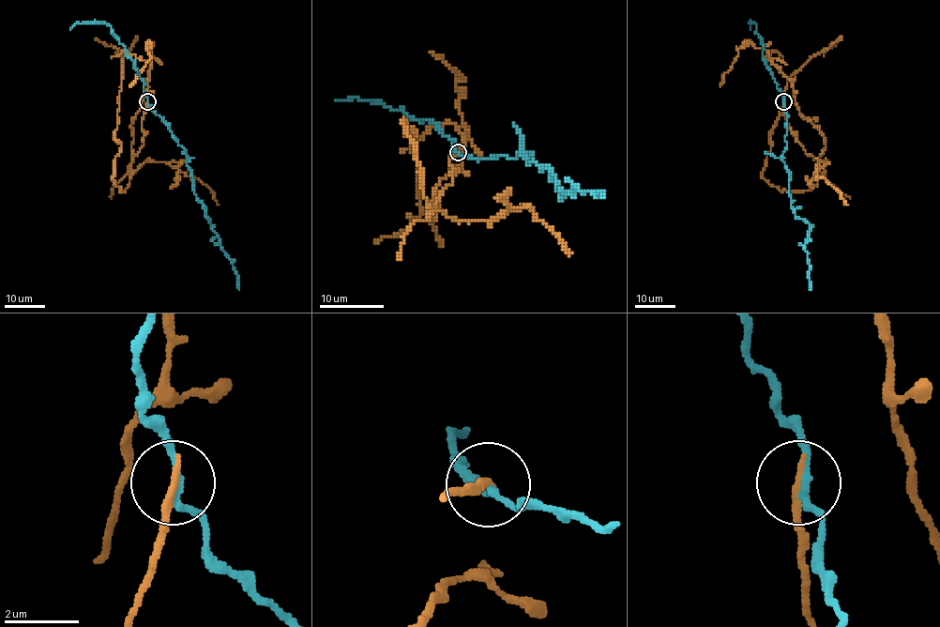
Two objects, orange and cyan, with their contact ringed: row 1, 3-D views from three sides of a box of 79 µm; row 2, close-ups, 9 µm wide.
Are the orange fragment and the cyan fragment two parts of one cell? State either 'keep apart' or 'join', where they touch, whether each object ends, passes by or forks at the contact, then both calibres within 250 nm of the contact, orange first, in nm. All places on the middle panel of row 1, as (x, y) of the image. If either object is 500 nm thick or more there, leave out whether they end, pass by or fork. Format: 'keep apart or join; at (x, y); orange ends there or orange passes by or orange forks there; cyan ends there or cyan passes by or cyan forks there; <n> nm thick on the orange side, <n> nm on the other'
keep apart; at (458, 152); orange ends there; cyan passes by; 240 nm thick on the orange side, 200 nm on the other

